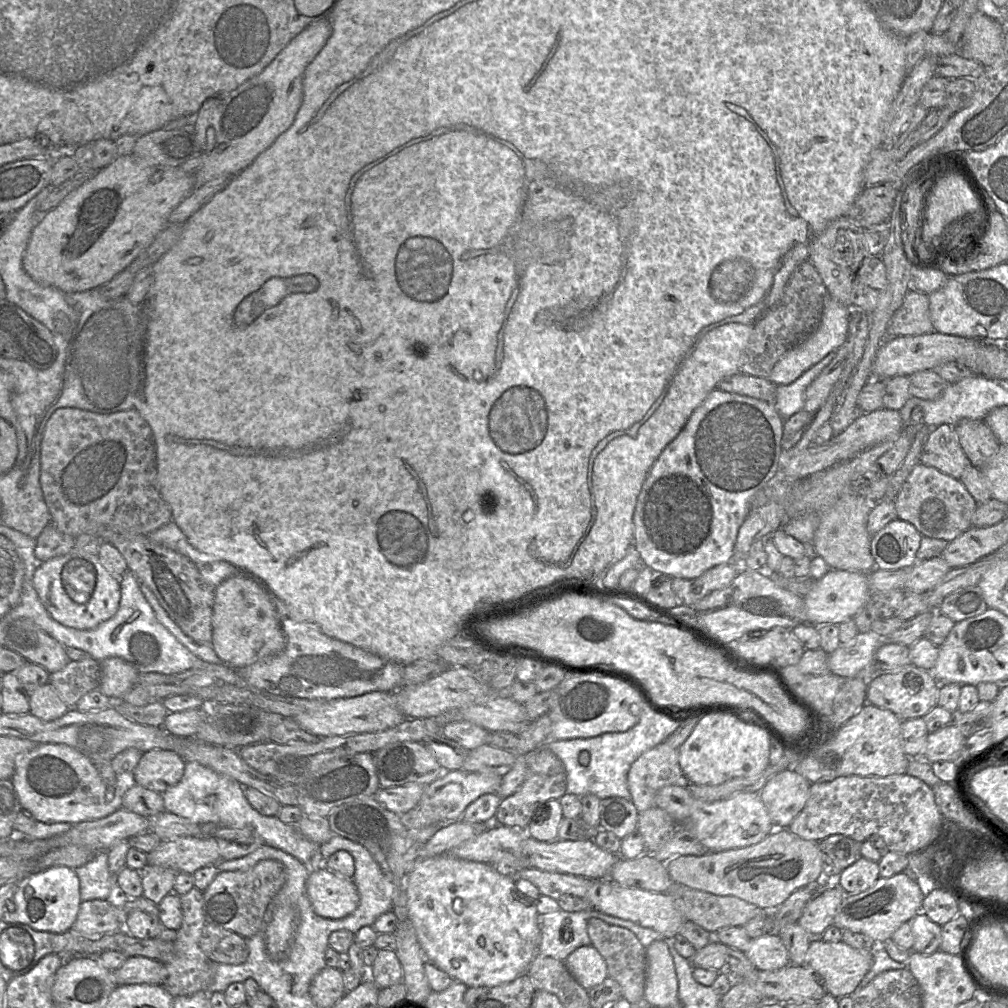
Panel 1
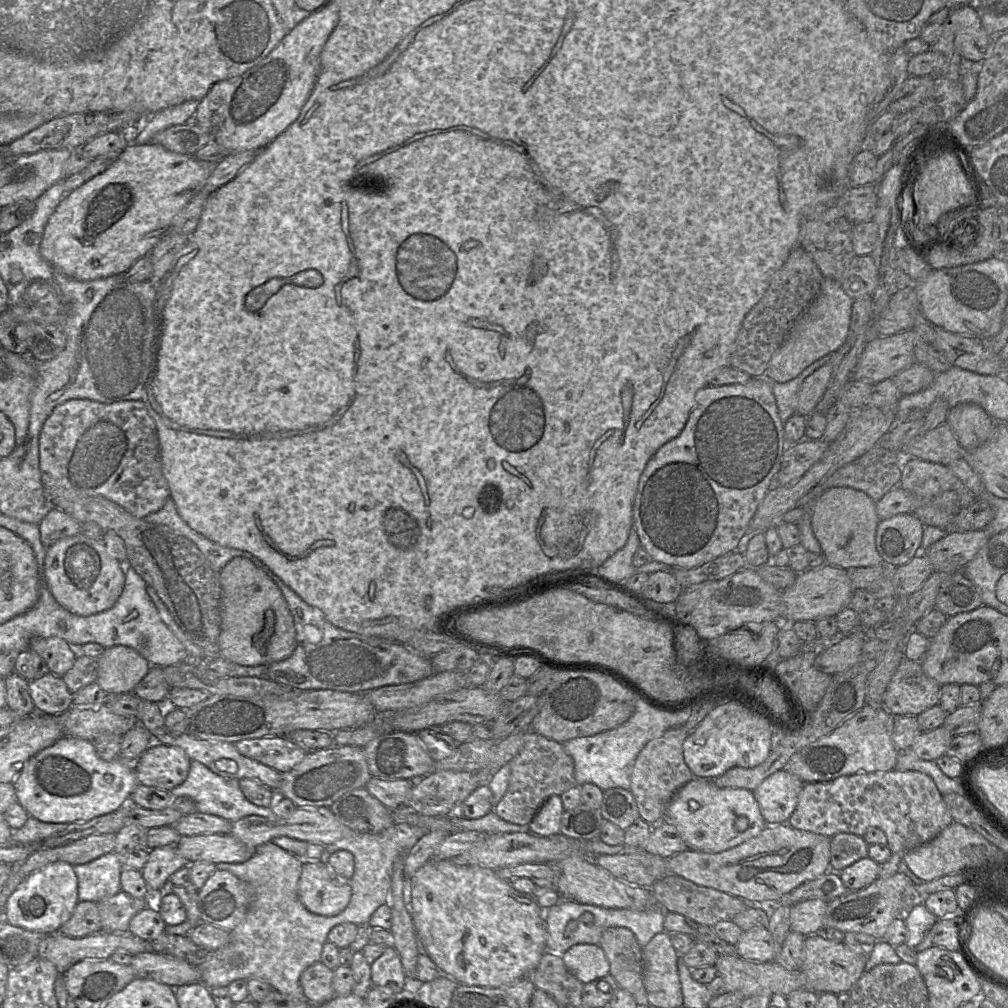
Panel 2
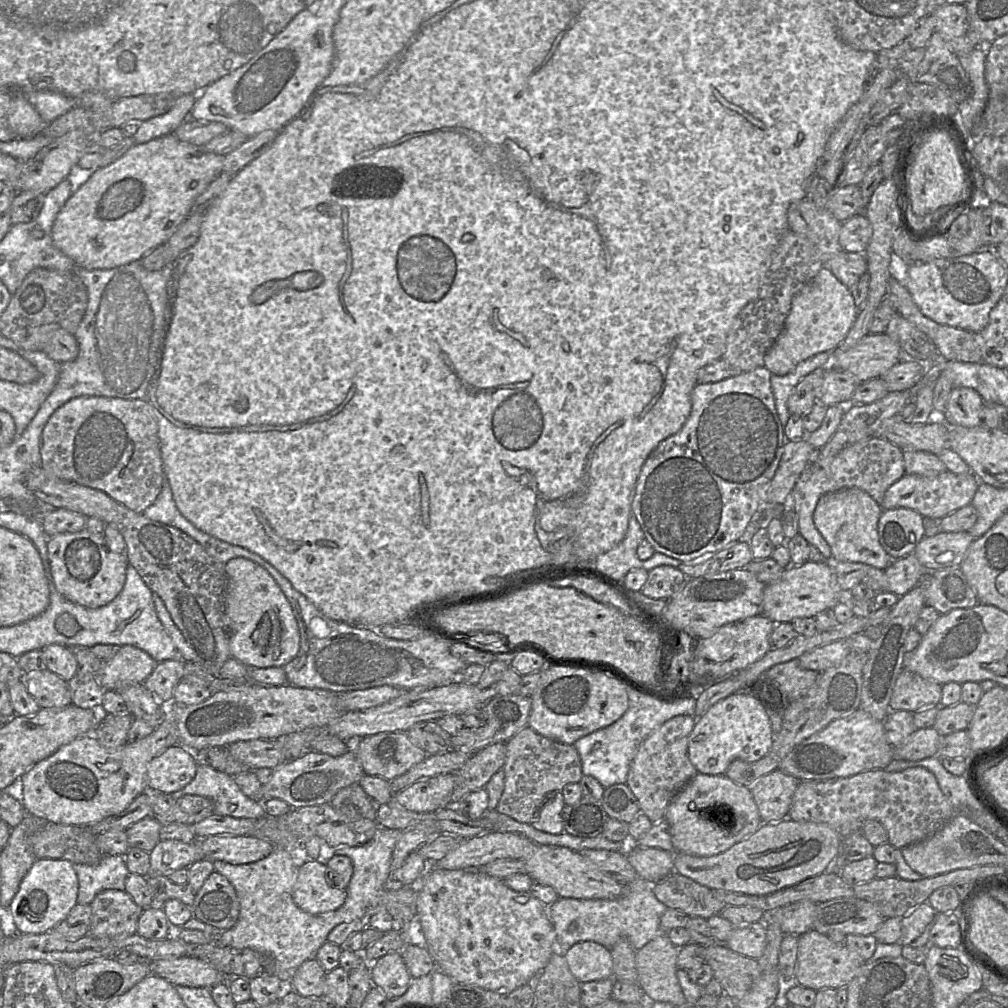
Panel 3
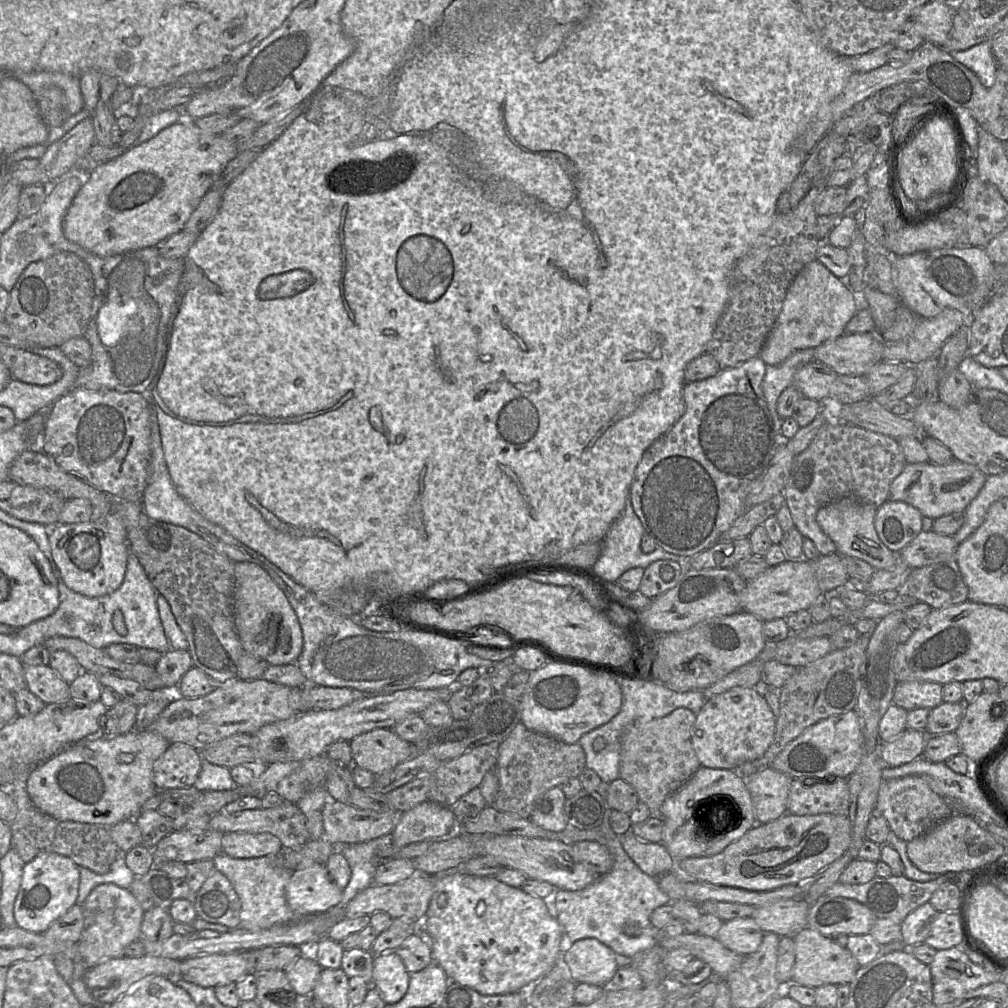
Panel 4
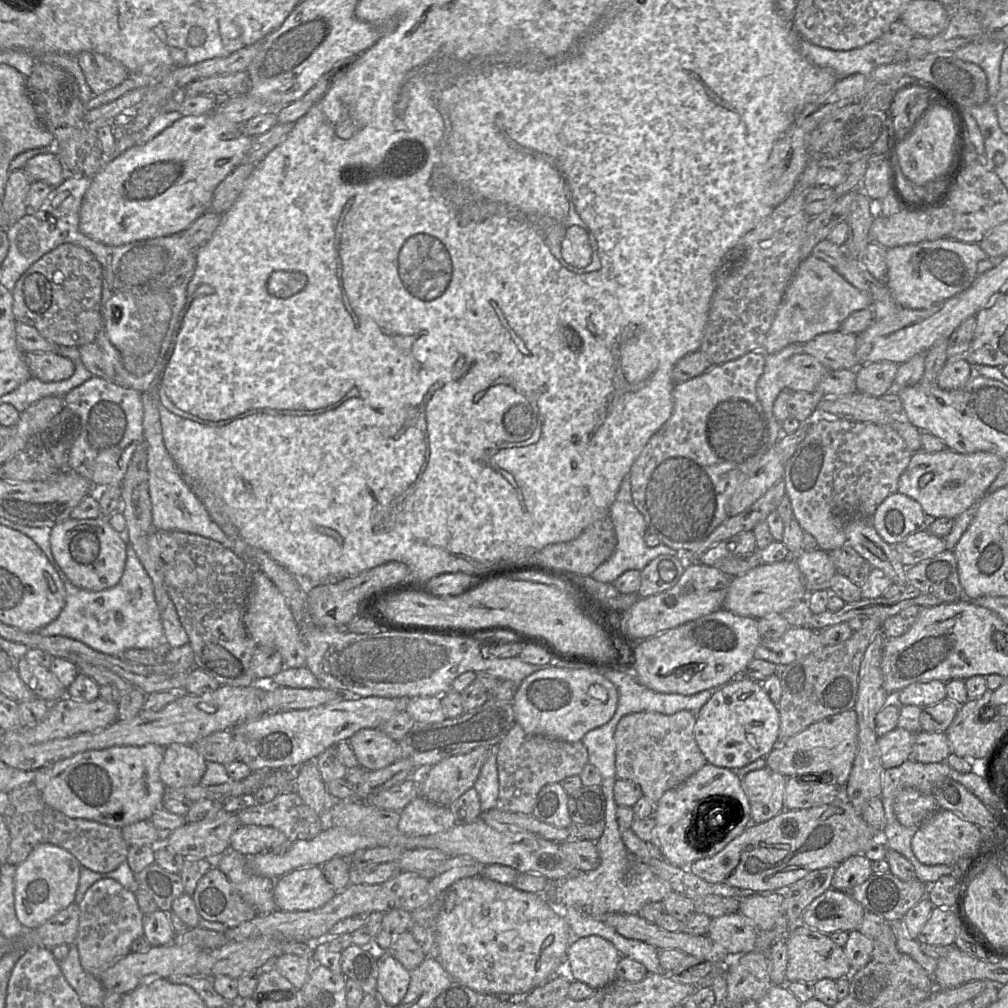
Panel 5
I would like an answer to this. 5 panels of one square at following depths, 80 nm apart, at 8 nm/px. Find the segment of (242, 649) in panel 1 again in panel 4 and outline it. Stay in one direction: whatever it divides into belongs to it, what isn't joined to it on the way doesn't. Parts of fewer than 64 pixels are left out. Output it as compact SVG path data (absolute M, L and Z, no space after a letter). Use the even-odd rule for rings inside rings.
M236 562L233 611L235 627L245 654L259 657L271 666L295 663L303 648L302 630L296 613L269 574L252 562Z

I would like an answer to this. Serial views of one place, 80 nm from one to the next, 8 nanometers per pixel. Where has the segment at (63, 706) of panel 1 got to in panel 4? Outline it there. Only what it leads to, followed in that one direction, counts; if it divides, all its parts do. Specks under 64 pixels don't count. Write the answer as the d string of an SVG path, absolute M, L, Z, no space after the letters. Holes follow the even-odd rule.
M49 665L24 666L27 689L46 705L70 699L70 684L65 682Z

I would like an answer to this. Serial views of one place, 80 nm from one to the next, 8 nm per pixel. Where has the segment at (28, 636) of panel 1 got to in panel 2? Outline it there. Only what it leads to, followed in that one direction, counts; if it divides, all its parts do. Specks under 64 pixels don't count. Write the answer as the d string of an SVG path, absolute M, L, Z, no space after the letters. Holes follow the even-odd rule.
M35 637L30 641L29 650L37 653L46 663L50 673L62 677L78 658L71 646L59 637Z

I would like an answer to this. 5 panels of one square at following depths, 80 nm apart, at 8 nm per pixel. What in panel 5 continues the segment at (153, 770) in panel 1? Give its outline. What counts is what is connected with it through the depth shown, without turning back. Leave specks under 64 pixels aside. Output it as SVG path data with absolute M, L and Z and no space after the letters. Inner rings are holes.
M173 743L164 748L159 766L160 779L166 789L199 785L207 761L191 745Z

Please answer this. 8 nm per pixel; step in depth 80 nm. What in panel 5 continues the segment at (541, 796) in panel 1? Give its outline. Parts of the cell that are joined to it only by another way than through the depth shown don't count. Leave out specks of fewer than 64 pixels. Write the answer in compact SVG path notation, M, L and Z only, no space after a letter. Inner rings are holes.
M515 723L498 744L496 759L499 779L496 808L506 812L531 815L538 793L545 785L560 783L569 776L581 774L584 766L588 763L588 751L582 741L570 743L542 735L529 734L520 724Z

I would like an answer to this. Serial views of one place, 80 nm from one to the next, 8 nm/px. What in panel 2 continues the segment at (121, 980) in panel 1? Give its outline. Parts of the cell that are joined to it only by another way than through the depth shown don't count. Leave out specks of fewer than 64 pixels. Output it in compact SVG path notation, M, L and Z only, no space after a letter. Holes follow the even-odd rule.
M143 952L134 955L130 963L135 977L151 979L170 987L200 982L198 967L184 959L157 952Z

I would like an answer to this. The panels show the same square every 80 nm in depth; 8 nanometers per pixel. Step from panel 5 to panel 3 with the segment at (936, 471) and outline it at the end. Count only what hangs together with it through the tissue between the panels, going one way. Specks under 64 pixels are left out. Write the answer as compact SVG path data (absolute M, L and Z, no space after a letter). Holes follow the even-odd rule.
M947 470L935 477L905 473L899 480L889 486L880 506L883 510L909 508L917 511L923 517L940 520L959 508L970 504L979 484L979 479L972 472L955 474Z

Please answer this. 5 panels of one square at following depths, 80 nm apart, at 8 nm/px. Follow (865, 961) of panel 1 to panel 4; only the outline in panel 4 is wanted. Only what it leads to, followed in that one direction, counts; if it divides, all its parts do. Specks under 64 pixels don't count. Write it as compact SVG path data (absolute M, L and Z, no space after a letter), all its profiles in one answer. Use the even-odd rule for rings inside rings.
M805 927L793 936L795 963L791 980L798 985L817 988L825 984L850 984L860 967L847 947L831 941L818 931Z

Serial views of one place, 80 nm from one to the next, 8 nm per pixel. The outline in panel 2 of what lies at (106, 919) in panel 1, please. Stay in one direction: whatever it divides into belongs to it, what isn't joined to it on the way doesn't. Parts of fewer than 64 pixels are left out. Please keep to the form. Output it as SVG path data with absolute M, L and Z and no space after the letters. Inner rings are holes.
M78 902L70 919L64 923L59 933L73 938L85 937L101 931L101 920L96 902Z

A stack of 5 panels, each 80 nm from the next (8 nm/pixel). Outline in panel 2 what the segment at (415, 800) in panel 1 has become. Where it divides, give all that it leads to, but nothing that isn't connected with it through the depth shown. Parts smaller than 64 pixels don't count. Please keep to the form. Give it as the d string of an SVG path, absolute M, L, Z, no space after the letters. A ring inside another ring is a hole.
M372 777L365 789L385 807L393 810L404 805L415 781L417 780L387 781Z

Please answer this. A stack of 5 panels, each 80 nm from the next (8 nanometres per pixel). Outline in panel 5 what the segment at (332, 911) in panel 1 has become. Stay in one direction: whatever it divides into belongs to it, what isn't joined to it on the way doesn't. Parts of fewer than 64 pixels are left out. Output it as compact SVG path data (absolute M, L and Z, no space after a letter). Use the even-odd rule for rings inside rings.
M307 866L278 878L273 894L278 910L294 912L319 908L330 901L336 891L321 866Z

